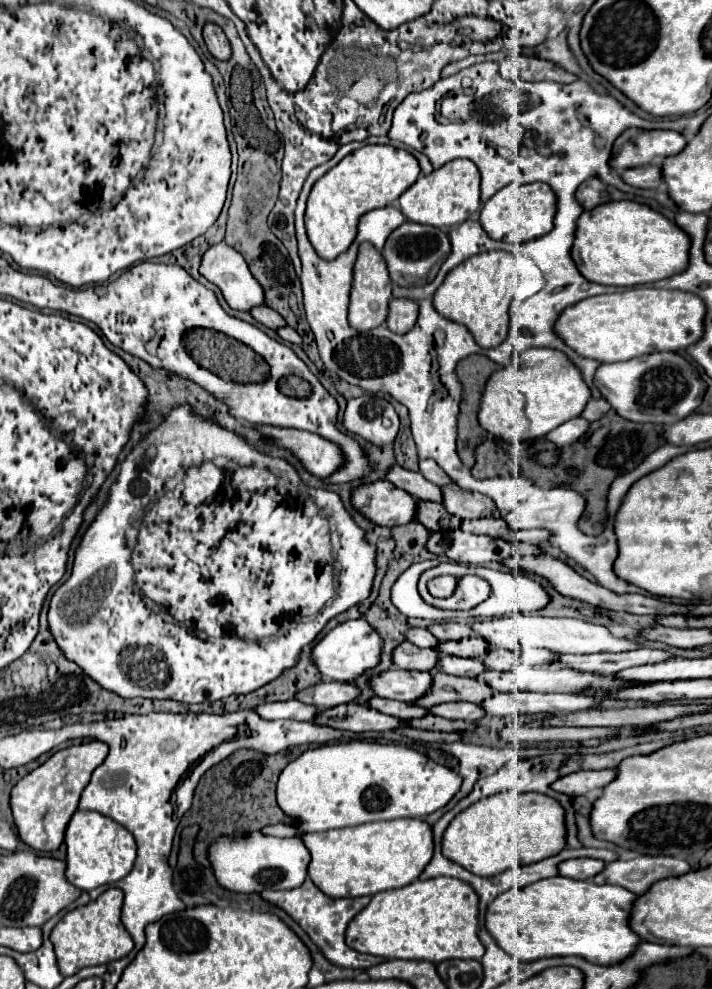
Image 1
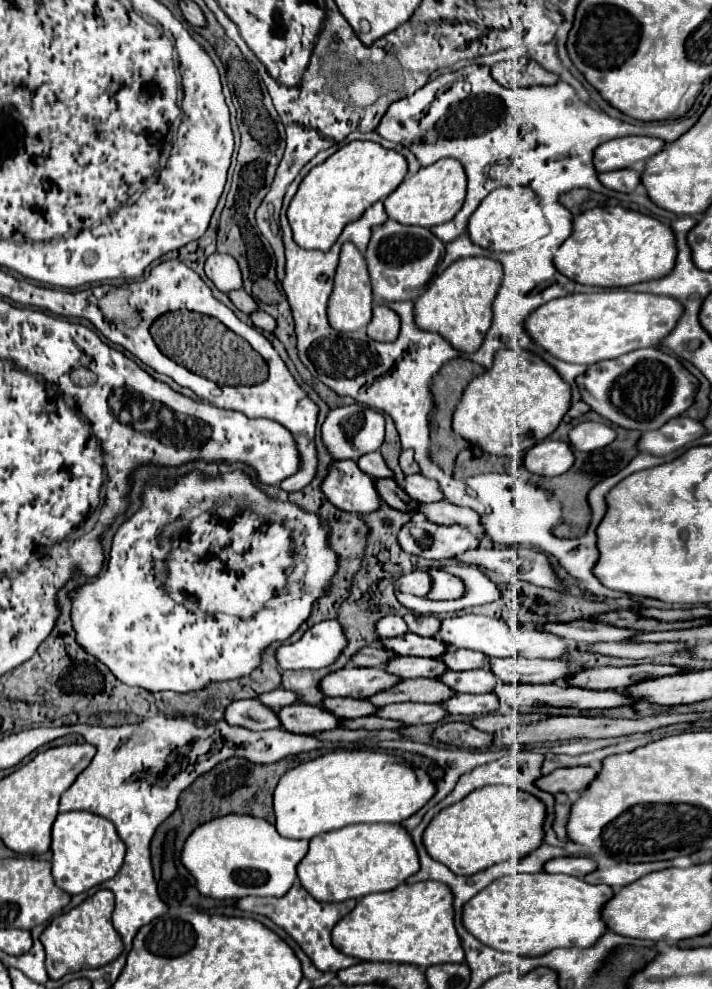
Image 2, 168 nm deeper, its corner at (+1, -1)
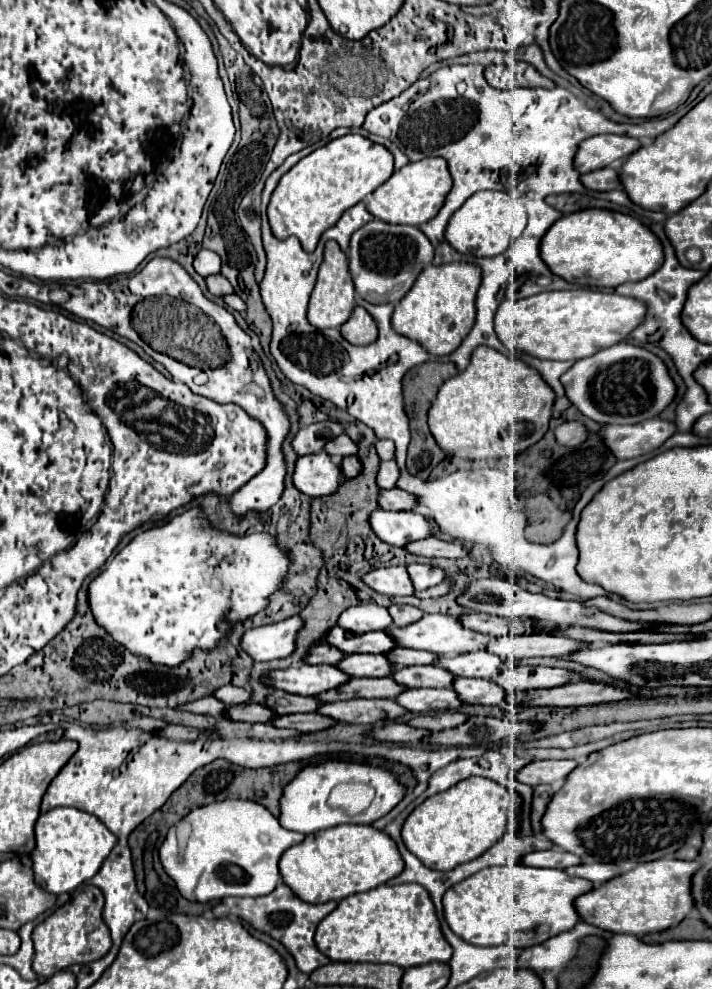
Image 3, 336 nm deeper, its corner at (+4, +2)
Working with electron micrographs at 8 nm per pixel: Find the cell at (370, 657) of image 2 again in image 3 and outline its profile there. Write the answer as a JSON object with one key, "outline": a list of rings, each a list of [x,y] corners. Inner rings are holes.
{"outline":[[[321,644],[321,646],[315,646],[311,652],[309,652],[309,656],[305,658],[305,662],[307,664],[313,664],[313,662],[317,662],[317,664],[339,664],[341,660],[345,658],[345,654],[339,650],[339,648],[335,648],[335,646],[329,646],[329,644]]]}

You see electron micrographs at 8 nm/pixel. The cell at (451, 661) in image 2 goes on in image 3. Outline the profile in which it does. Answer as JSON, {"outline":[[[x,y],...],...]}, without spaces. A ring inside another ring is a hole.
{"outline":[[[393,648],[391,652],[387,652],[389,656],[395,658],[397,666],[415,666],[415,664],[433,664],[435,660],[439,660],[437,654],[431,652],[421,652],[421,650],[413,650],[413,648]]]}

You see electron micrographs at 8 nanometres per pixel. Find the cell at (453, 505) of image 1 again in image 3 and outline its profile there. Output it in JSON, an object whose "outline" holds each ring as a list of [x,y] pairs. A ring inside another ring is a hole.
{"outline":[[[393,460],[389,462],[381,462],[381,470],[379,470],[379,476],[377,476],[377,484],[385,490],[389,488],[397,488],[397,480],[399,480],[399,468]]]}

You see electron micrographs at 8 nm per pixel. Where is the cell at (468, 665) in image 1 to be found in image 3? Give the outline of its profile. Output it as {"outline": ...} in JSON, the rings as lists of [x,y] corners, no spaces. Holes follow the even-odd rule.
{"outline":[[[349,654],[345,656],[345,662],[339,662],[337,666],[341,666],[347,674],[369,678],[391,676],[395,672],[393,662],[385,654]]]}

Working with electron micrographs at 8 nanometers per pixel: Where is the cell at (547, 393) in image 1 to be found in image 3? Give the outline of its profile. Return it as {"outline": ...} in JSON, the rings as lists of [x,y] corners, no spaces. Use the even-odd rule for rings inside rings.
{"outline":[[[489,346],[473,352],[465,372],[449,378],[429,410],[429,430],[447,454],[469,460],[517,456],[543,438],[549,428],[555,392],[529,364]]]}

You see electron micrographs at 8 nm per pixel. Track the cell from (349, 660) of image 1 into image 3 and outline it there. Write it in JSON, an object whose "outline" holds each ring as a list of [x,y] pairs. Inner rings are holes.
{"outline":[[[293,616],[293,618],[289,618],[285,622],[279,622],[279,624],[247,630],[243,640],[241,640],[243,650],[255,662],[279,660],[279,658],[291,656],[297,648],[295,640],[299,638],[299,632],[305,626],[305,622],[301,622],[301,620],[303,618]]]}

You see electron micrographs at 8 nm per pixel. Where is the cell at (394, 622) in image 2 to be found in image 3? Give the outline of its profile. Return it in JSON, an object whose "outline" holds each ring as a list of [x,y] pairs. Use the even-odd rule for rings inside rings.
{"outline":[[[367,602],[361,606],[353,606],[341,614],[339,626],[351,630],[355,634],[365,634],[373,630],[385,630],[393,624],[393,618],[387,608],[377,606],[375,602]]]}

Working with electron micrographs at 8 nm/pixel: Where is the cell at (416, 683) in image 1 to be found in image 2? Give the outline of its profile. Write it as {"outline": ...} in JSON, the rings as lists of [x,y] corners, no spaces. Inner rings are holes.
{"outline":[[[344,667],[328,673],[320,681],[320,691],[328,697],[354,697],[366,699],[400,683],[398,677],[374,667]]]}

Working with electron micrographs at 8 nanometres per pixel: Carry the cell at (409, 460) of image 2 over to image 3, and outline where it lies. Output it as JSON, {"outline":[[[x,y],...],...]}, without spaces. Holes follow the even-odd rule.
{"outline":[[[377,440],[375,448],[381,460],[395,460],[395,444],[391,440]]]}

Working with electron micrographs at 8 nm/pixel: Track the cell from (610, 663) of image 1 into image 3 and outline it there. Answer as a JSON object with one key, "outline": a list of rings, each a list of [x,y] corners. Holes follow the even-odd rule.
{"outline":[[[469,652],[455,658],[443,656],[437,664],[457,676],[493,680],[503,670],[505,662],[497,654],[491,654],[491,652]]]}

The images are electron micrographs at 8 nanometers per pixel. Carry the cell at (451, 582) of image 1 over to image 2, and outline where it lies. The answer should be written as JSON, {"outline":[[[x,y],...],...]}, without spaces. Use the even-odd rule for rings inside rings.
{"outline":[[[426,571],[406,573],[406,575],[402,575],[402,577],[396,579],[394,589],[402,591],[402,593],[412,593],[412,595],[424,597],[430,591],[430,575]]]}

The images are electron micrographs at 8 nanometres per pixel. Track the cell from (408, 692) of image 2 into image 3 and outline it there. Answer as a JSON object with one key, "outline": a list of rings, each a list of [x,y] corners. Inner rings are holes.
{"outline":[[[353,678],[349,686],[339,686],[337,690],[329,690],[317,695],[322,703],[349,700],[352,698],[395,698],[407,688],[393,678]]]}

